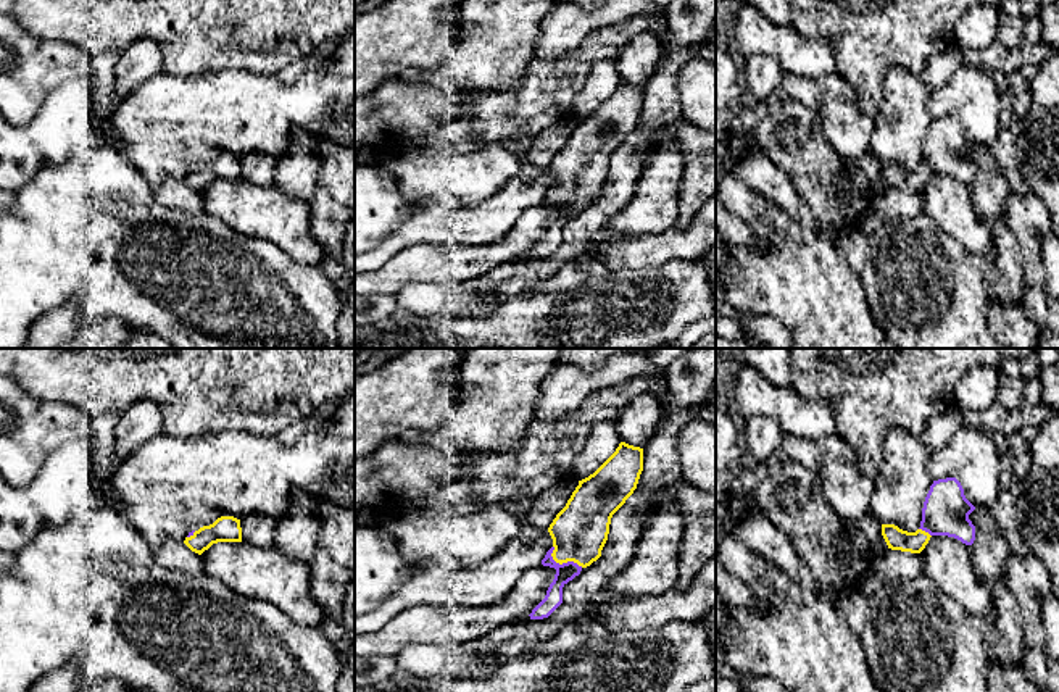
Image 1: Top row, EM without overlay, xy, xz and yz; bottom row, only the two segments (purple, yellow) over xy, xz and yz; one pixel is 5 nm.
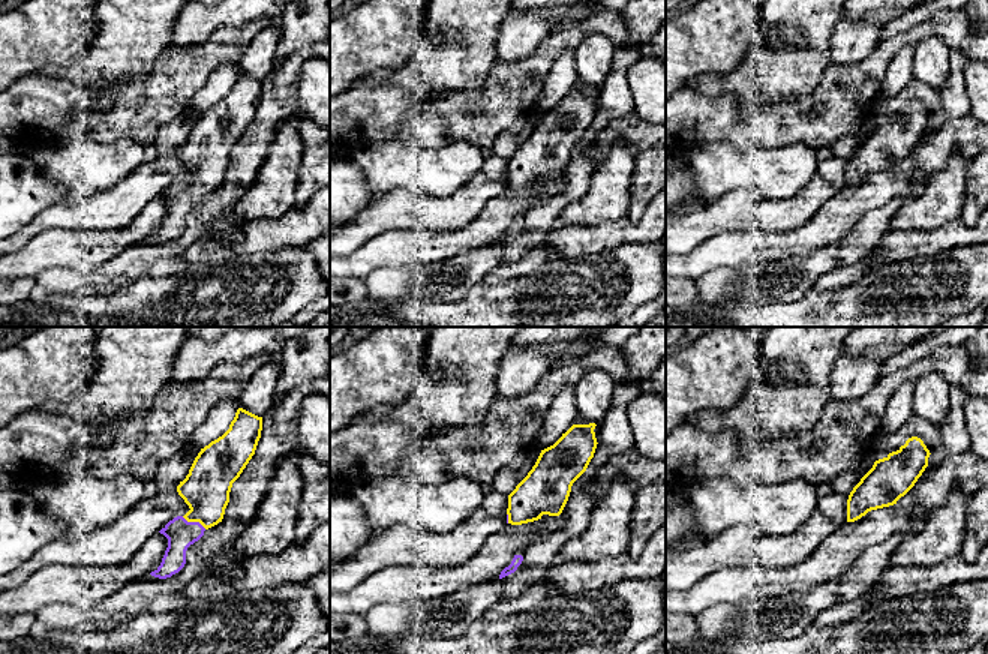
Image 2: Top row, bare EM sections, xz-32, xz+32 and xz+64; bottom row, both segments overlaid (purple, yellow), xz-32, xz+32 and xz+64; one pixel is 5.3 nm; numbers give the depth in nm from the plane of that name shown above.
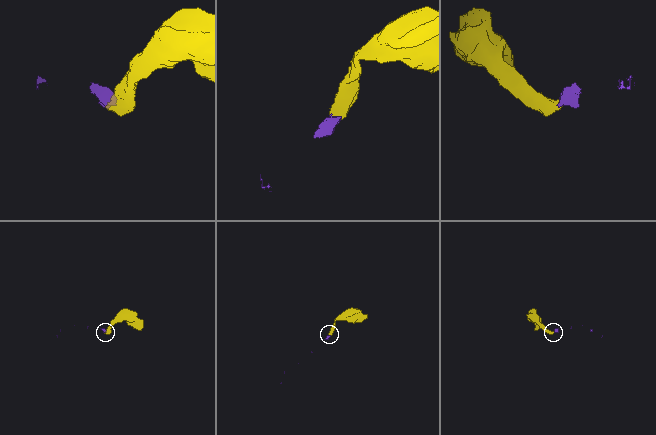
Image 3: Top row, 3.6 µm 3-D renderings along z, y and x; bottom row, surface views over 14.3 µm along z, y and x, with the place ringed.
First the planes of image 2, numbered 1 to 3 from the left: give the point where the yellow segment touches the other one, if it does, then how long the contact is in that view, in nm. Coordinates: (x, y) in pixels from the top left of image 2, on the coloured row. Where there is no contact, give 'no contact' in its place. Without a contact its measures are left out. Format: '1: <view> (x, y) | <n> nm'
1: xz-32 (194, 522) | 150 nm
2: xz+32 (507, 518) | 60 nm
3: no contact

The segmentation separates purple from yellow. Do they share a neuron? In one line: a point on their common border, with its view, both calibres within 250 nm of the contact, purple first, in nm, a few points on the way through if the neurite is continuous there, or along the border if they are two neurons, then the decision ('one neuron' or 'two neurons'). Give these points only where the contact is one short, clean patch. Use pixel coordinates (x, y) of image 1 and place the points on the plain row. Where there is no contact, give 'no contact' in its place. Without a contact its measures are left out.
xz (563, 202) | 90/280 nm | across xz (566, 210), (563, 202), (576, 184), (579, 170) | one neuron

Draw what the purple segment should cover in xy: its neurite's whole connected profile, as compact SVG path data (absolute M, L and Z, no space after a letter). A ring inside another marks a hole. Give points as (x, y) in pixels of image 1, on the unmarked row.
M221 155L213 163L189 171L184 179L184 182L198 194L218 181L242 181L240 158Z

